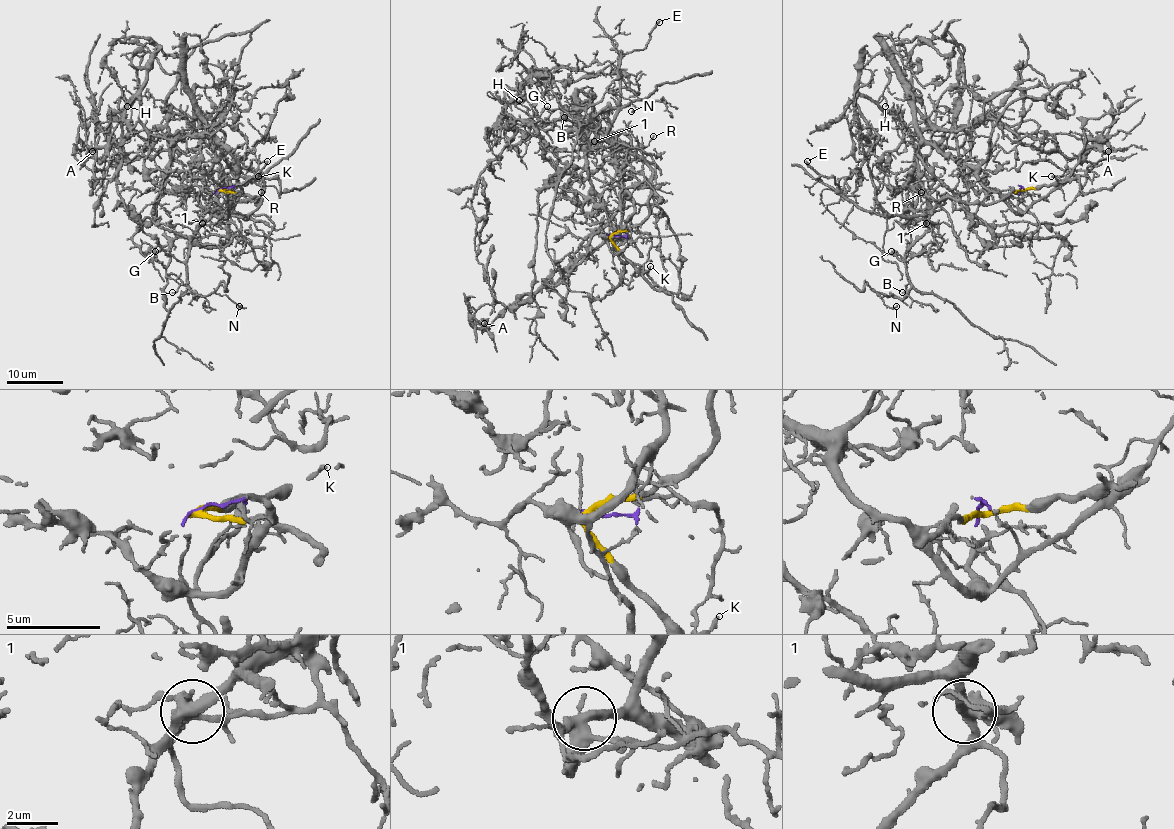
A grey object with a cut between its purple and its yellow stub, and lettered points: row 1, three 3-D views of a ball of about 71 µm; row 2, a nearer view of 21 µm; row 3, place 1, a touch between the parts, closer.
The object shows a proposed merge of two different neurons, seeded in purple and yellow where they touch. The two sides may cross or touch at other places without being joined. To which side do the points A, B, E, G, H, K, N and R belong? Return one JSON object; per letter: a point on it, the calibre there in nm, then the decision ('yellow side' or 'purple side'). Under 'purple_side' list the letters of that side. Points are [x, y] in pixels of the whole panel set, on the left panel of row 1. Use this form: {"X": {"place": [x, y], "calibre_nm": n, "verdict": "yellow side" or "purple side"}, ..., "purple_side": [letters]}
{"A": {"place": [92, 151], "calibre_nm": 200, "verdict": "purple side"}, "B": {"place": [172, 292], "calibre_nm": 130, "verdict": "yellow side"}, "E": {"place": [267, 161], "calibre_nm": 220, "verdict": "yellow side"}, "G": {"place": [155, 251], "calibre_nm": 120, "verdict": "purple side"}, "H": {"place": [127, 106], "calibre_nm": 110, "verdict": "purple side"}, "K": {"place": [258, 176], "calibre_nm": 180, "verdict": "yellow side"}, "N": {"place": [239, 306], "calibre_nm": 90, "verdict": "yellow side"}, "R": {"place": [261, 192], "calibre_nm": 140, "verdict": "yellow side"}, "purple_side": ["A", "G", "H"]}

